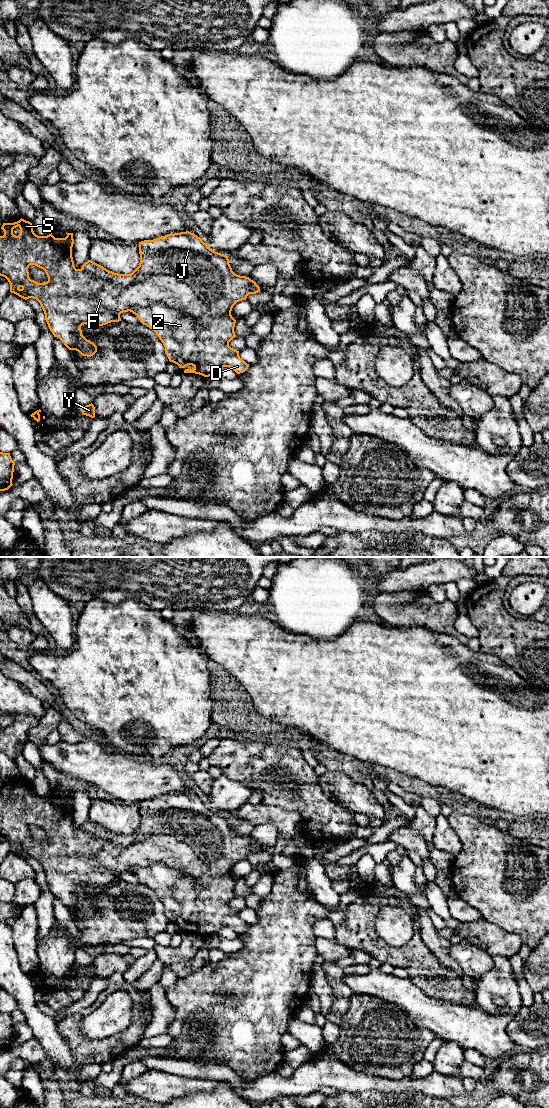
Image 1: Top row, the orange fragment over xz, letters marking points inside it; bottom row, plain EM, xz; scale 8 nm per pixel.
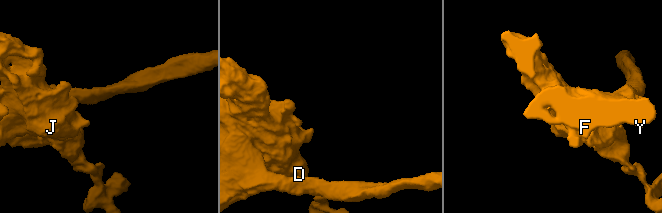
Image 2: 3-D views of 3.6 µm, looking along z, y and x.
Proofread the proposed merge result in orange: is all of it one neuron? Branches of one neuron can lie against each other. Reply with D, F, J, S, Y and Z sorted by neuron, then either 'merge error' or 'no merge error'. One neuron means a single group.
D J Z / F S Y; merge error

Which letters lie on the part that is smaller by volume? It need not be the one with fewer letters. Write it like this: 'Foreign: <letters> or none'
Foreign: D, J, Z

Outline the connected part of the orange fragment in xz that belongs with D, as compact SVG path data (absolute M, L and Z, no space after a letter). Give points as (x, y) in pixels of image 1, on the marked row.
M189 231L167 234L153 240L141 241L139 242L139 254L139 266L131 274L114 273L91 260L85 262L81 269L92 276L121 286L134 284L135 282L142 281L150 275L157 273L167 273L185 282L194 290L198 298L209 307L211 313L209 325L204 326L198 323L193 317L184 316L180 312L162 304L143 308L140 306L133 306L129 311L135 314L143 325L146 325L156 333L165 347L165 353L169 361L177 364L179 368L184 368L184 373L195 373L204 377L209 377L217 374L223 367L232 368L237 374L245 372L249 364L240 358L239 351L229 346L229 342L236 337L234 332L236 320L232 317L231 311L237 302L246 300L249 294L260 292L260 287L256 282L249 277L235 274L232 271L229 259L226 255L210 249L207 243L204 243L200 237Z

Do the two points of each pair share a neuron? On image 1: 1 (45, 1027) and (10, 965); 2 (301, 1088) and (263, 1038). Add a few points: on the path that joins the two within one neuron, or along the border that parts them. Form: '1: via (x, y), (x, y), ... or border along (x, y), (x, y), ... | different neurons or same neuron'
1: via (32, 1012), (22, 989), (14, 980) | same neuron
2: border along (275, 1071), (261, 1075), (253, 1080) | different neurons

